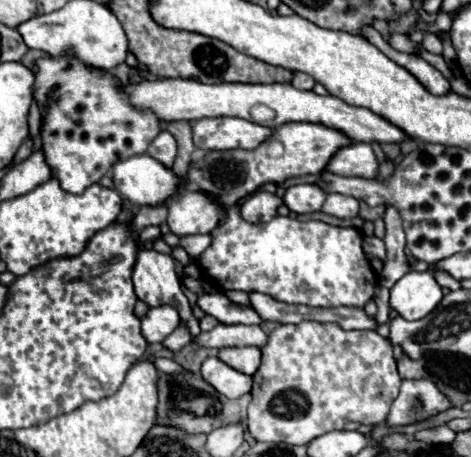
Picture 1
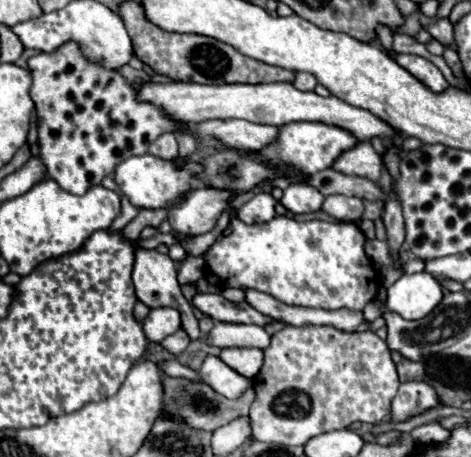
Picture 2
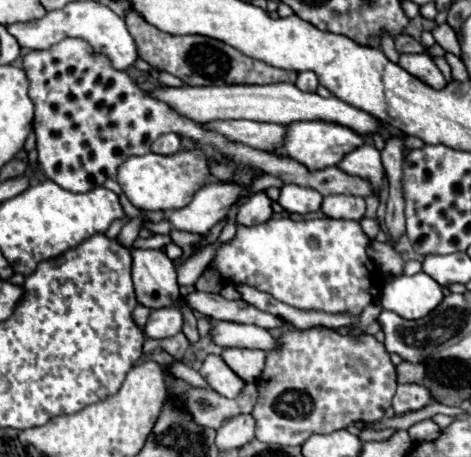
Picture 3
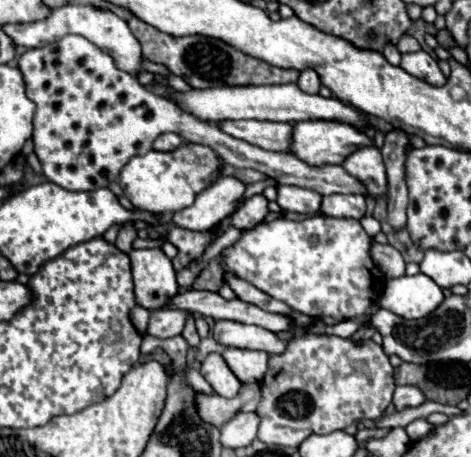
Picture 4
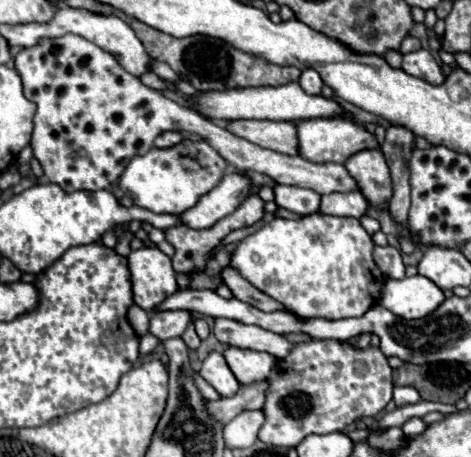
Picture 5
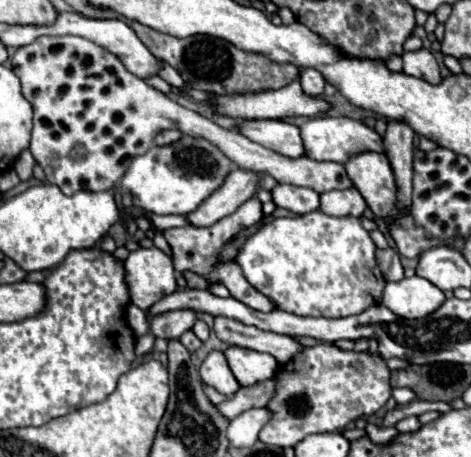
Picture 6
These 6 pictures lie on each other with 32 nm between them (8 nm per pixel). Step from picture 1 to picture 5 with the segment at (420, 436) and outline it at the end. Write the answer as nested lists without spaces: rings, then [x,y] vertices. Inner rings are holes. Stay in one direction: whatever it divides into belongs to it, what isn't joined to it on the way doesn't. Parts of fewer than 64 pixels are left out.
[[[410,418],[402,424],[402,430],[404,430],[406,436],[416,436],[416,434],[424,432],[424,428],[426,428],[426,424],[420,418]]]

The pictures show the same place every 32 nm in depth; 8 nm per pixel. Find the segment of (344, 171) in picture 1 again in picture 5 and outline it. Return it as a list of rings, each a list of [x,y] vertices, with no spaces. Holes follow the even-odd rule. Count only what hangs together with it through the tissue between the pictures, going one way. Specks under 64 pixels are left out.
[[[362,150],[350,156],[344,166],[368,204],[376,210],[388,210],[392,200],[392,176],[384,154],[380,150]]]

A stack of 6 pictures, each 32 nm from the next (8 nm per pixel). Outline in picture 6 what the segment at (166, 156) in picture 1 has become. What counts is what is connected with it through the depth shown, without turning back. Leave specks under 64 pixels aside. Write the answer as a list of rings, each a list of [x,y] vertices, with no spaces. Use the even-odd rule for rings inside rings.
[[[162,130],[162,132],[156,136],[156,144],[160,144],[160,146],[172,144],[172,142],[176,142],[180,136],[182,136],[180,130]]]

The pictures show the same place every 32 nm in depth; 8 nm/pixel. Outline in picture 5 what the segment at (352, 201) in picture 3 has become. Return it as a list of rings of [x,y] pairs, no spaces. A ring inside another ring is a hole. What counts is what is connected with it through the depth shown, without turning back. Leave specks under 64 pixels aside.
[[[358,190],[324,194],[322,196],[322,204],[320,204],[320,212],[324,212],[324,214],[330,214],[330,216],[352,216],[352,218],[364,216],[366,208],[368,208],[368,202]]]

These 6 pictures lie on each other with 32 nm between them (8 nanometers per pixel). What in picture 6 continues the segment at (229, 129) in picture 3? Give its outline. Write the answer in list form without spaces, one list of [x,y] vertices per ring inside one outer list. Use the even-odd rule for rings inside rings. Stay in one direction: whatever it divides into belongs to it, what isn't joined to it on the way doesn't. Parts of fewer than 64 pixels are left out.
[[[252,120],[240,126],[240,132],[286,158],[306,156],[306,148],[300,136],[300,128],[282,120]]]

